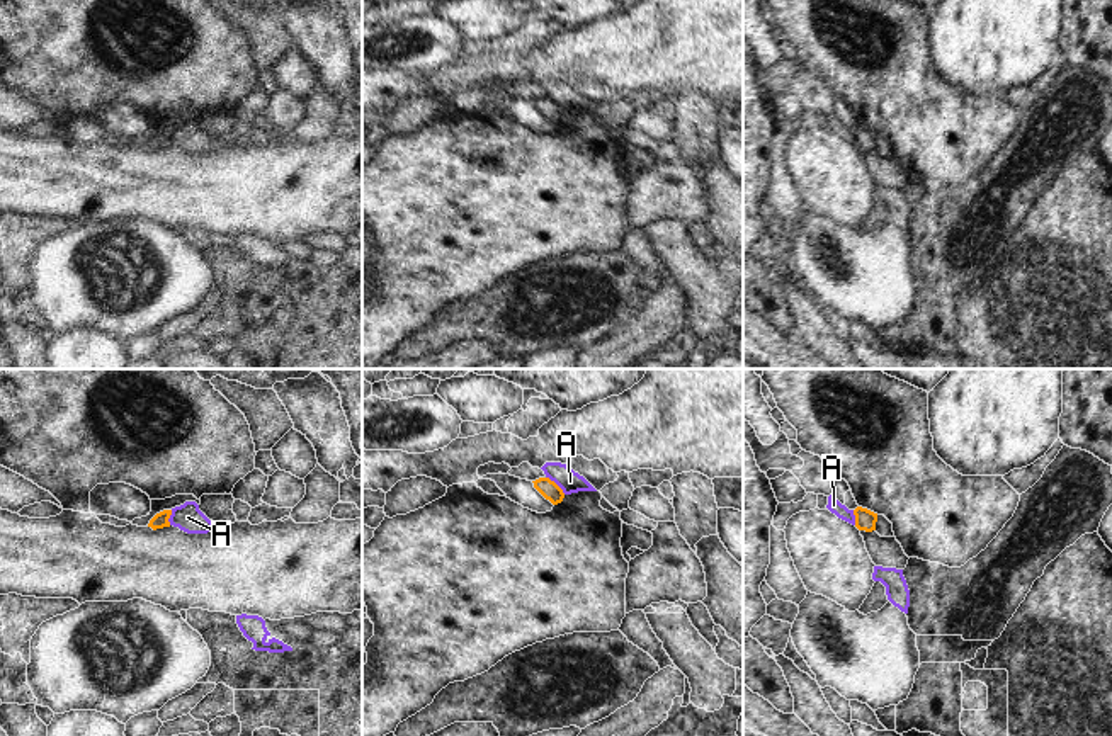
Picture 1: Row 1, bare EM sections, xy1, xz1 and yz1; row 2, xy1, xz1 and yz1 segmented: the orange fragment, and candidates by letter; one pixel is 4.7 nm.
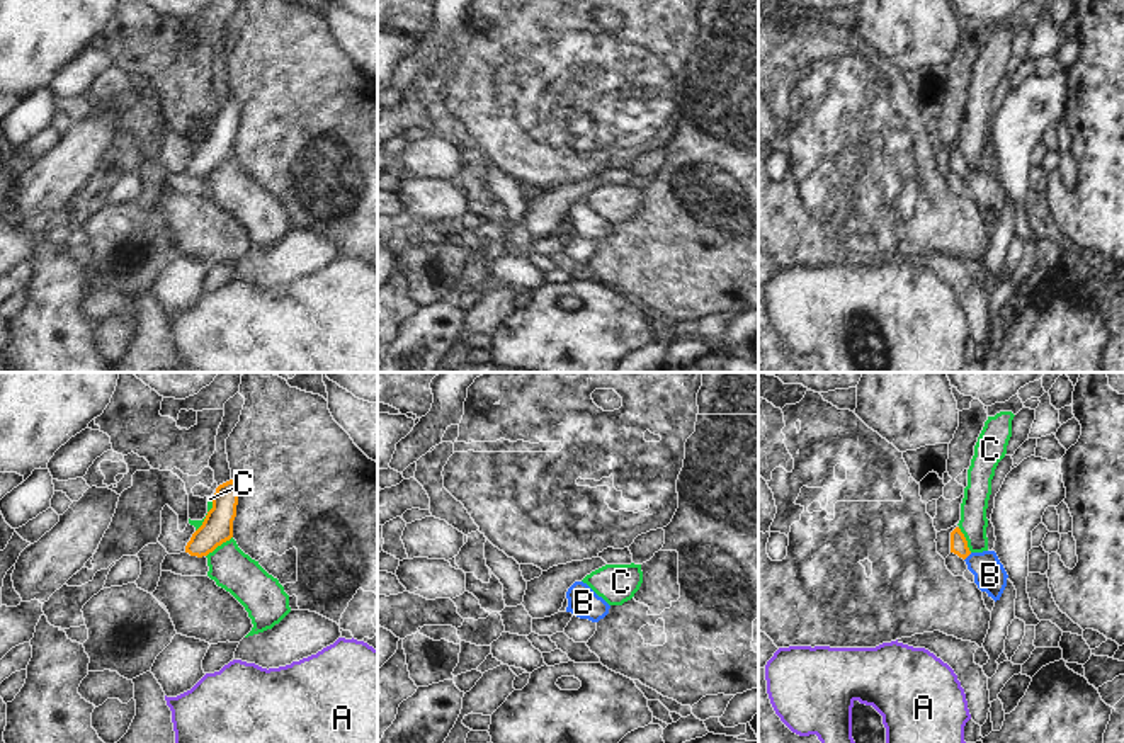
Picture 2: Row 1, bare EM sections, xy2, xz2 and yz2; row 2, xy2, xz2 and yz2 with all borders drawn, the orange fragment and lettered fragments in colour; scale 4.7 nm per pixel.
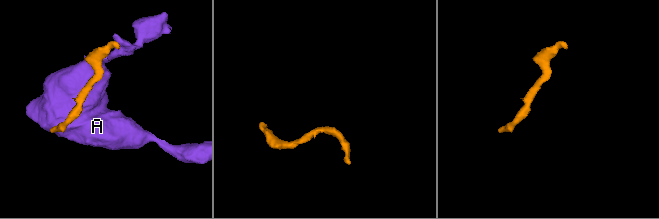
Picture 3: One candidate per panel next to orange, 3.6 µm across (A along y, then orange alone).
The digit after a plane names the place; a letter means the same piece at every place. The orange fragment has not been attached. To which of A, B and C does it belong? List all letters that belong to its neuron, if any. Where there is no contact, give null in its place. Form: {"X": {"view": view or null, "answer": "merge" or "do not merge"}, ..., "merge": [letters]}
{"A": {"view": "xz1", "answer": "do not merge"}, "B": {"view": "yz2", "answer": "merge"}, "C": {"view": "xy2", "answer": "do not merge"}, "merge": ["B"]}

